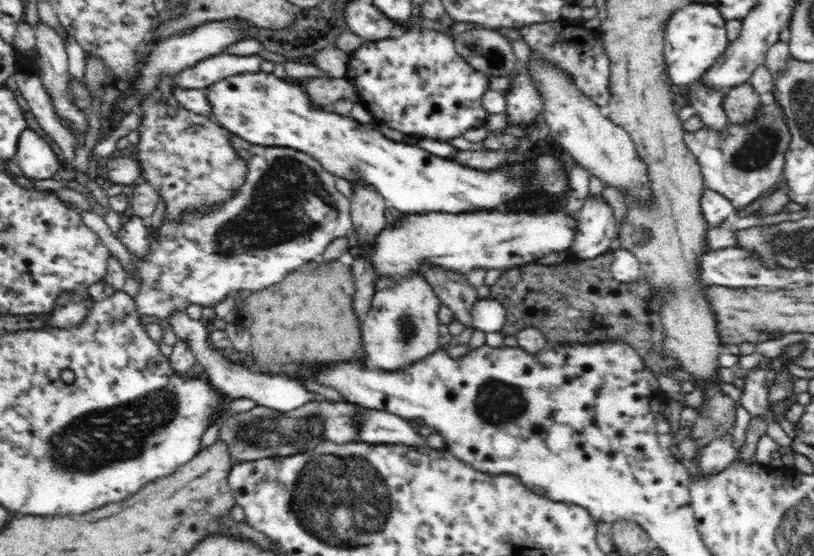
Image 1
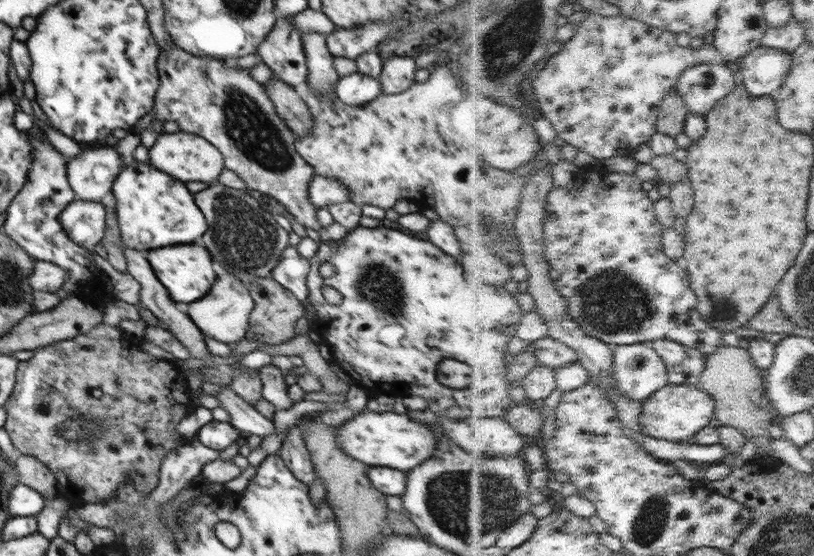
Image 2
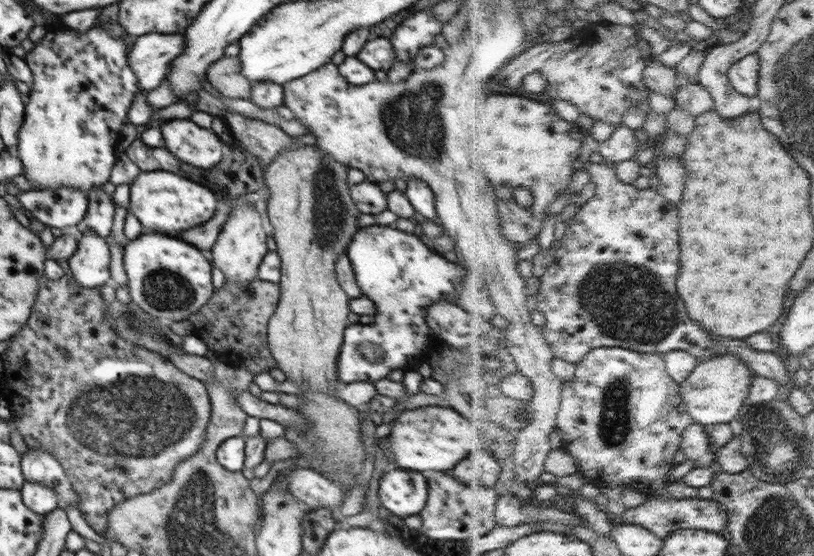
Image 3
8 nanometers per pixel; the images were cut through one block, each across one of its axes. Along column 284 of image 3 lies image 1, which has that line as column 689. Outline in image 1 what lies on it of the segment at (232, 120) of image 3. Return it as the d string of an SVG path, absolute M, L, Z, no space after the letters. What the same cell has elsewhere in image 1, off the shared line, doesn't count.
M777 100L775 102L775 107L771 108L761 103L752 120L744 124L728 122L722 132L707 127L696 132L684 130L684 142L700 165L706 188L724 195L735 211L759 202L761 194L773 190L781 180L791 134L783 110Z

